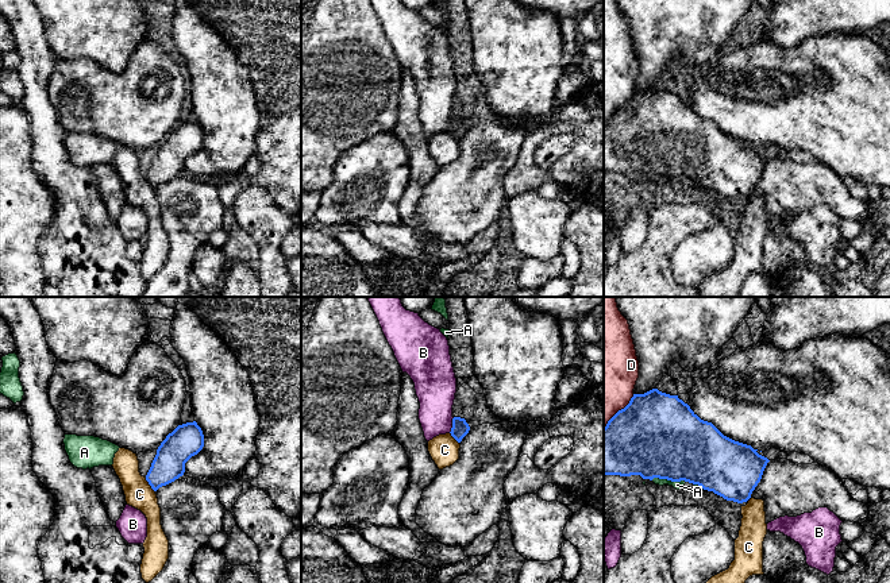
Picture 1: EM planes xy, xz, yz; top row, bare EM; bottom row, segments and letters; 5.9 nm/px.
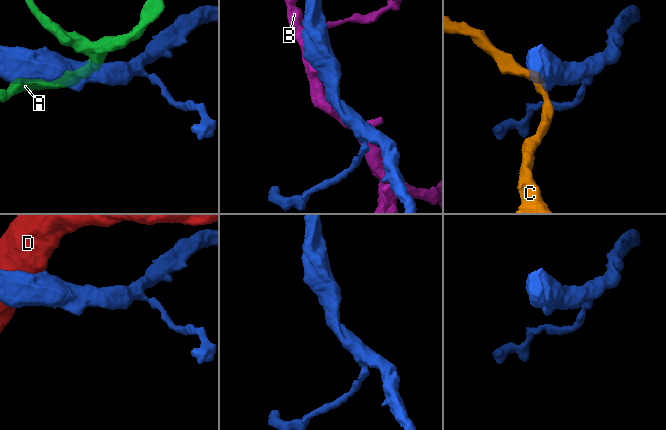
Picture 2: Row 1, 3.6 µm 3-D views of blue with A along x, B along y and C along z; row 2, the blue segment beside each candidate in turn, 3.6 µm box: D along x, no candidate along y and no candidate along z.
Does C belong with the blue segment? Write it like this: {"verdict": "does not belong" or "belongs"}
{"verdict": "does not belong"}

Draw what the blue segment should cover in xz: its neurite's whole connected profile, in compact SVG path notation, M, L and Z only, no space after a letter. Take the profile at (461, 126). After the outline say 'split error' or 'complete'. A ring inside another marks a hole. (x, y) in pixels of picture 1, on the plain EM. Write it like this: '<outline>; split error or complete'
M461 115L452 116L452 126L450 131L458 140L462 139L462 136L469 131L469 128L470 128L470 124L465 116L461 116Z; complete

